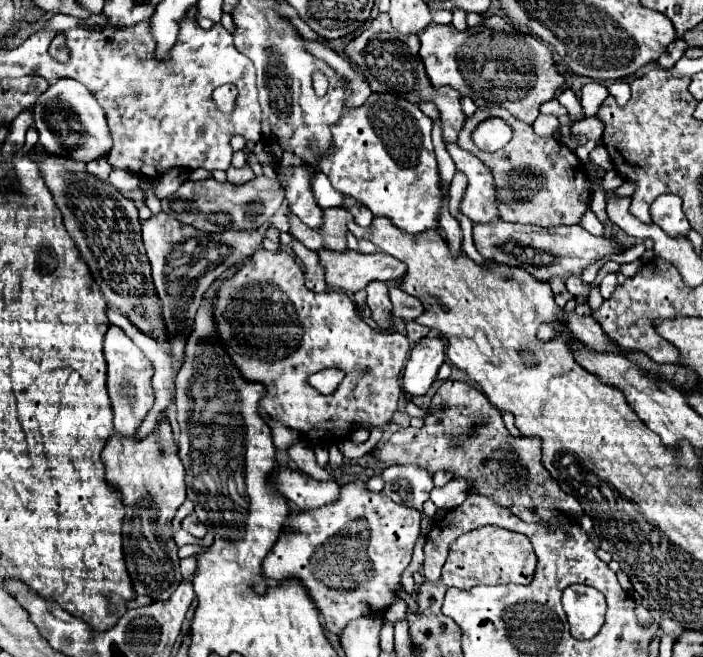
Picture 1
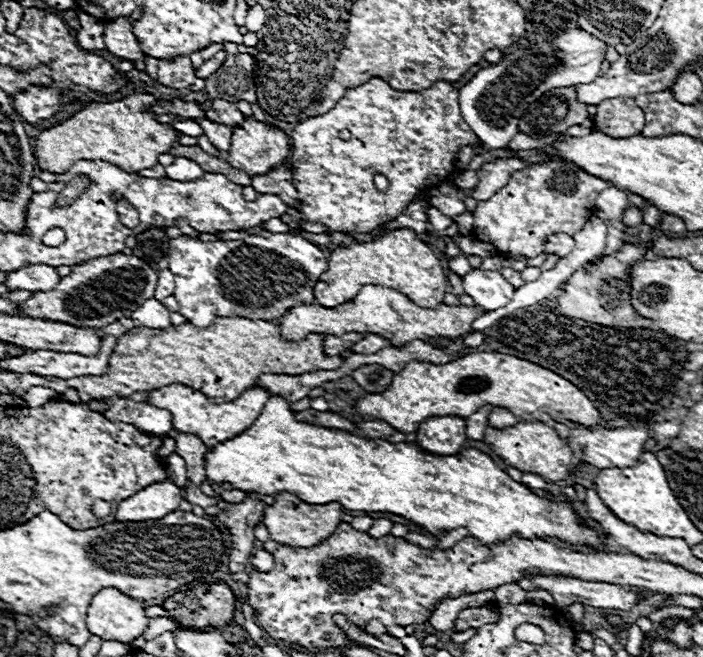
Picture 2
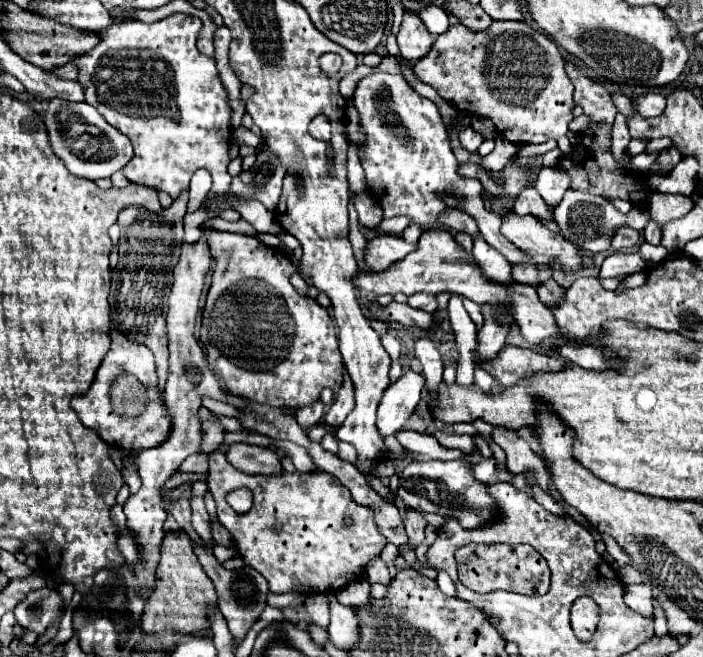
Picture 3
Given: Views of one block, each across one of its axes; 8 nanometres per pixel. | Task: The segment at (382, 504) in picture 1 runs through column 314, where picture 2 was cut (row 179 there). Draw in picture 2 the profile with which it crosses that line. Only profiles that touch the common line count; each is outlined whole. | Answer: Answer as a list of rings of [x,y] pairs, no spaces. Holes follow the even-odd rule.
[[[560,158],[528,166],[524,170],[514,172],[512,178],[508,180],[508,184],[504,188],[500,188],[500,192],[496,192],[490,200],[478,202],[476,210],[472,212],[472,216],[474,216],[472,236],[480,242],[490,242],[502,254],[514,254],[514,256],[518,254],[518,256],[534,258],[544,250],[542,238],[546,234],[564,232],[564,234],[574,236],[576,232],[580,232],[584,228],[584,224],[588,222],[588,218],[594,214],[596,196],[602,190],[606,190],[608,186],[610,186],[610,182],[606,182],[602,178],[596,178],[596,176],[576,168],[572,162],[564,162]]]

